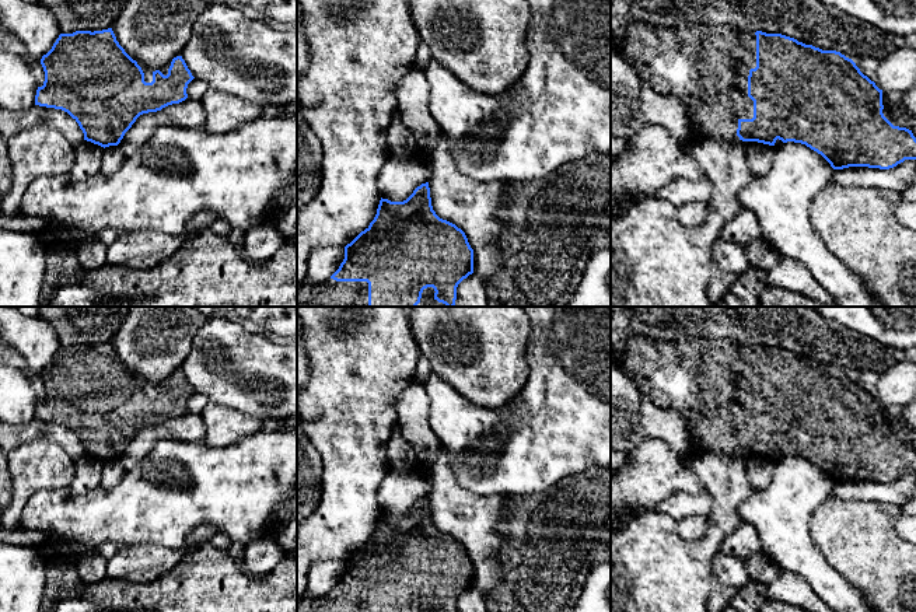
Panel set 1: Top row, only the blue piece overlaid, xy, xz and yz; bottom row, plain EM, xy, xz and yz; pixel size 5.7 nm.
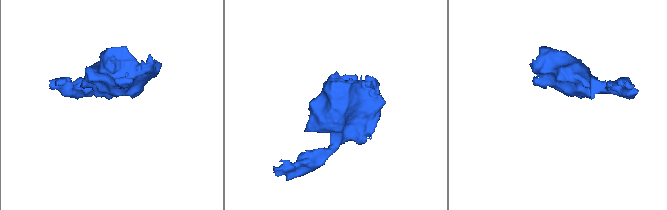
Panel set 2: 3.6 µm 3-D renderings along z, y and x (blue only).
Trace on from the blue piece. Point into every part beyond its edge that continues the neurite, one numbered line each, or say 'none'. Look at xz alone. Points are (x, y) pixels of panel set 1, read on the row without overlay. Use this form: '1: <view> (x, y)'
1: xz (329, 602)

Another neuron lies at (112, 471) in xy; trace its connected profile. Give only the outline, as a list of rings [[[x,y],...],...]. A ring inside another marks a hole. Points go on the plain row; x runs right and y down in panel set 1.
[[[119,459],[105,461],[101,472],[99,486],[102,486],[104,489],[112,487],[120,480],[125,472],[126,471],[120,465]]]

